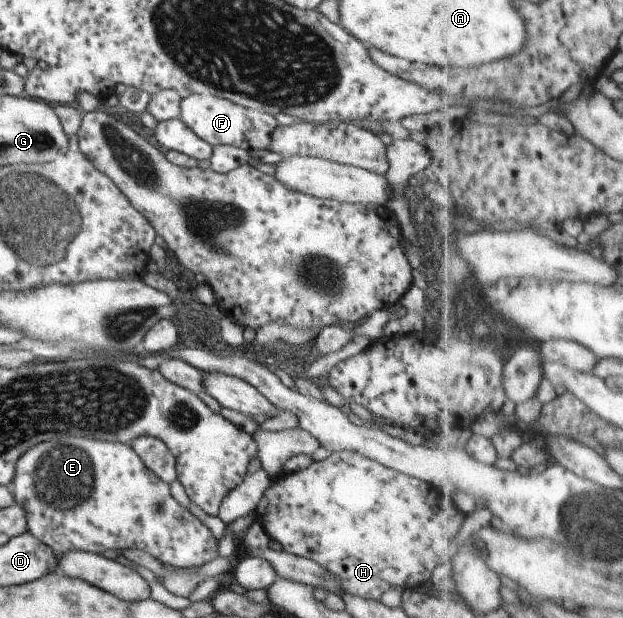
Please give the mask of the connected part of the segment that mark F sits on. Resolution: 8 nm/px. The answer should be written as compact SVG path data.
M192 93L181 100L178 119L196 137L204 140L211 148L220 144L233 145L244 151L255 149L259 154L266 150L270 136L278 126L272 115L233 104L227 99L213 95Z

